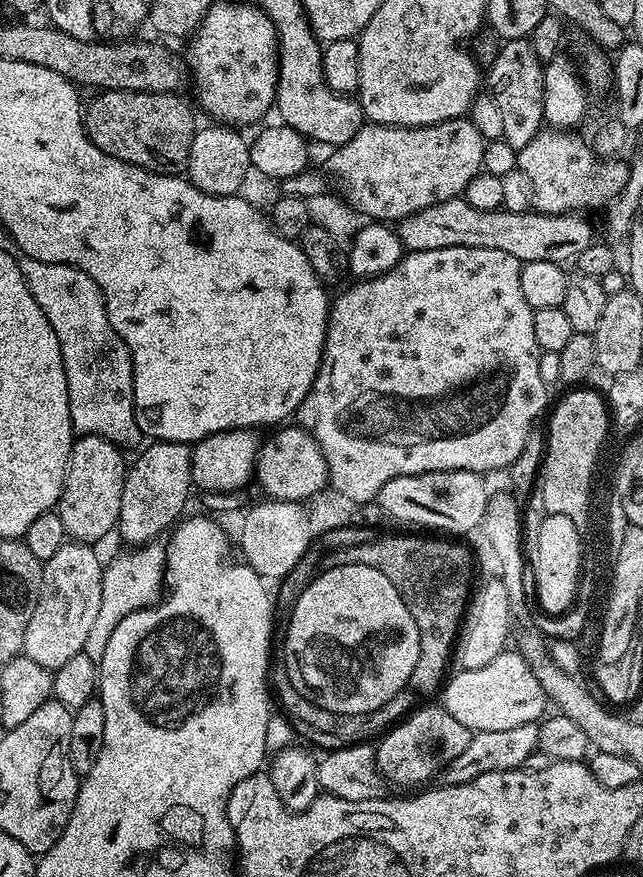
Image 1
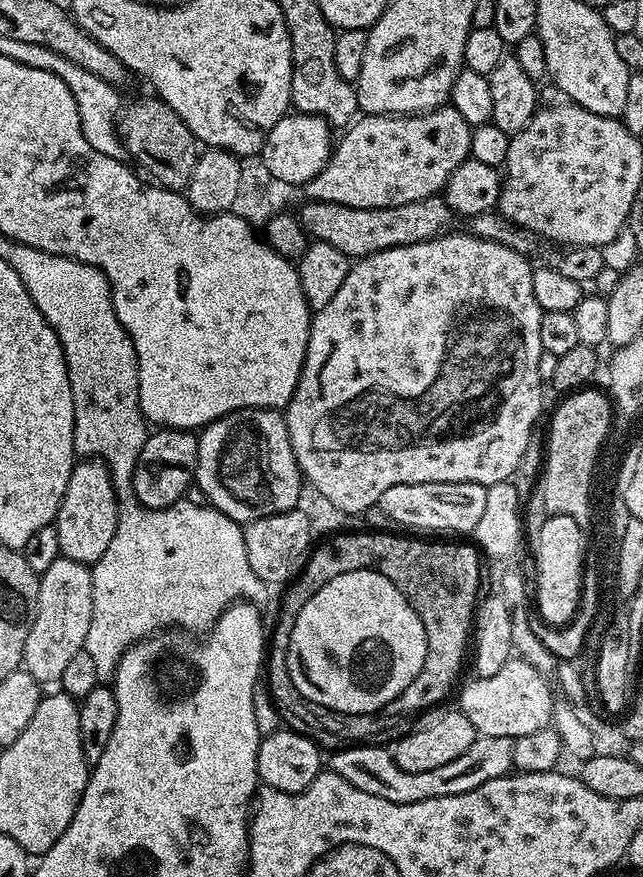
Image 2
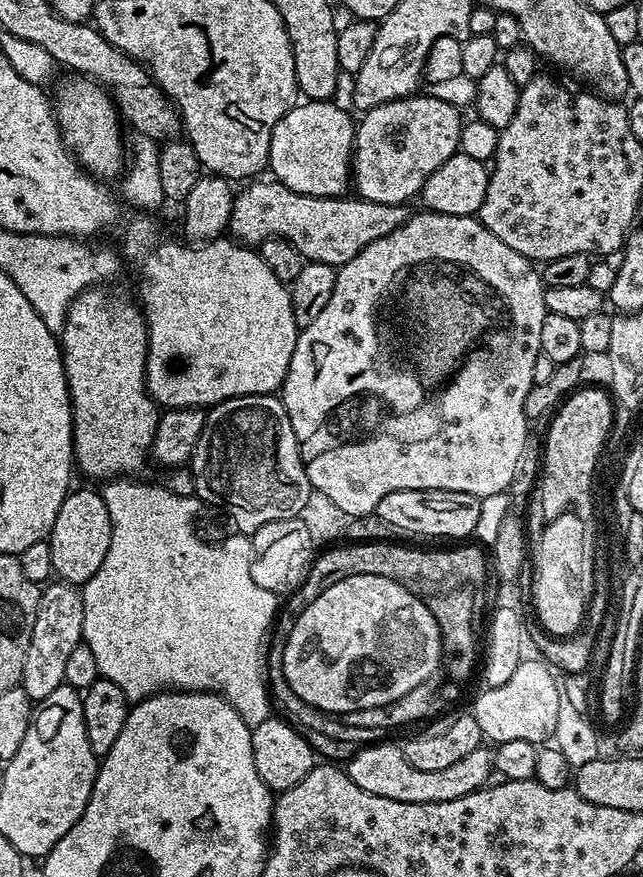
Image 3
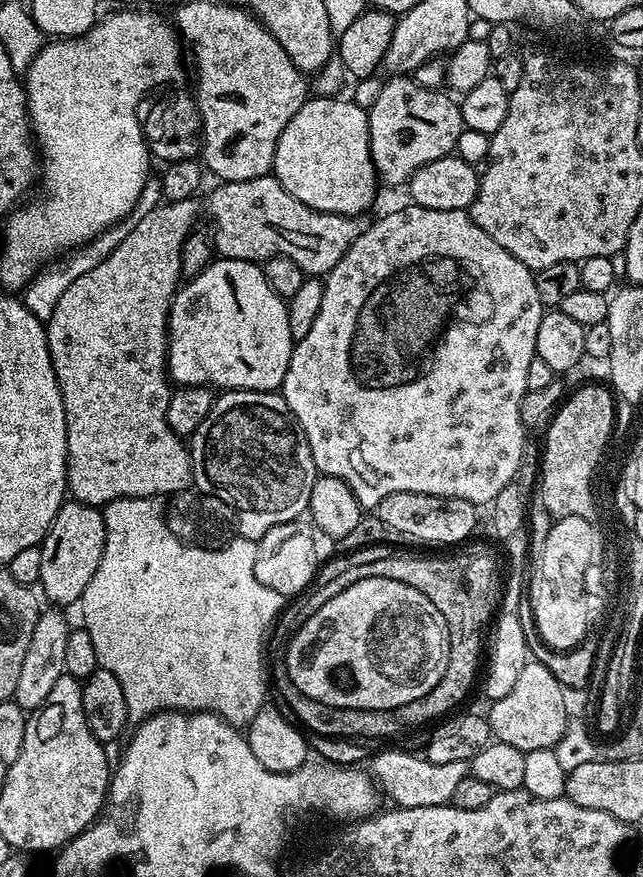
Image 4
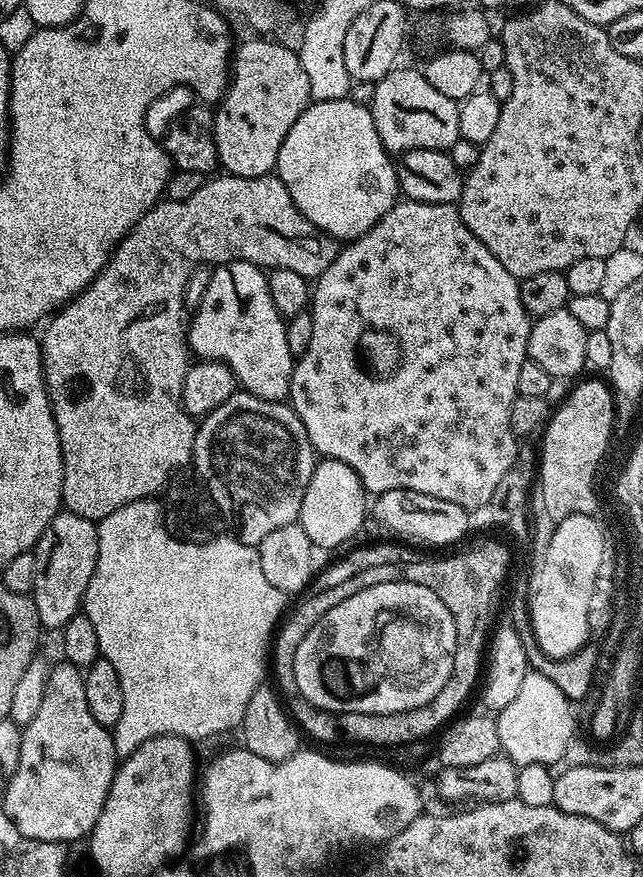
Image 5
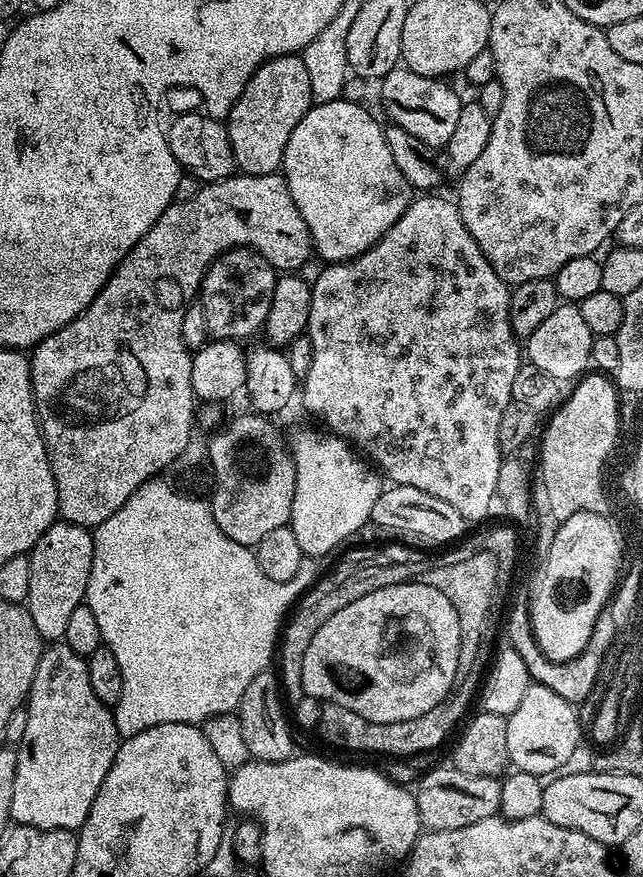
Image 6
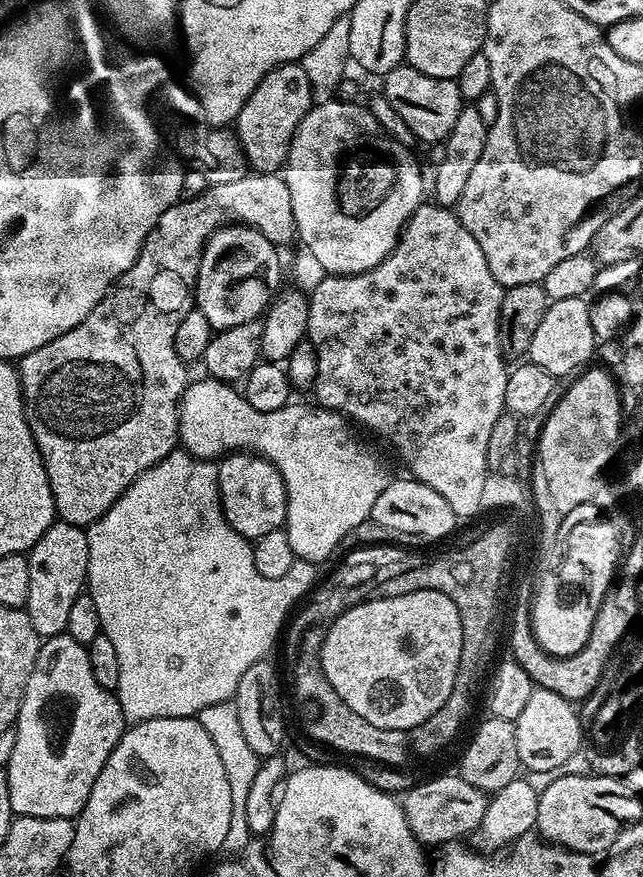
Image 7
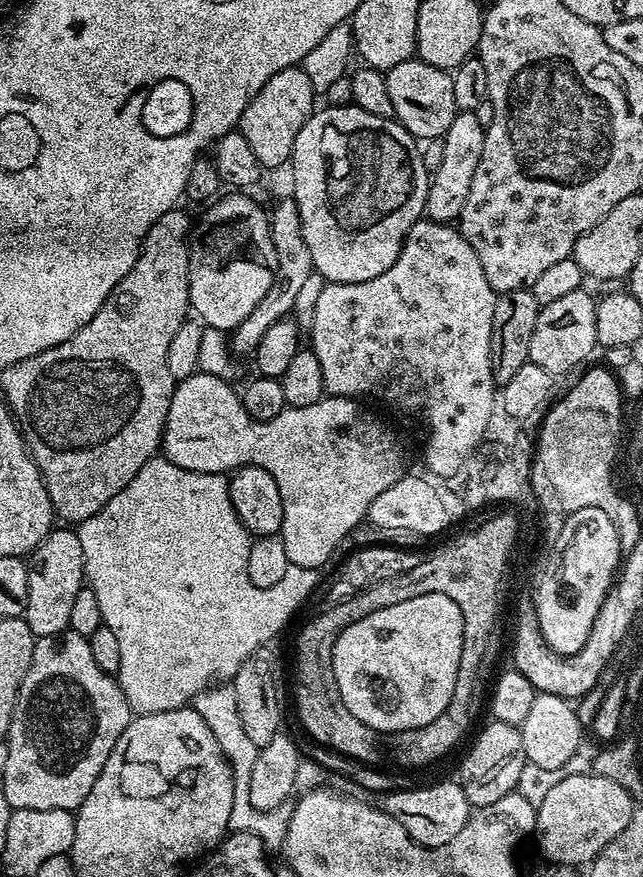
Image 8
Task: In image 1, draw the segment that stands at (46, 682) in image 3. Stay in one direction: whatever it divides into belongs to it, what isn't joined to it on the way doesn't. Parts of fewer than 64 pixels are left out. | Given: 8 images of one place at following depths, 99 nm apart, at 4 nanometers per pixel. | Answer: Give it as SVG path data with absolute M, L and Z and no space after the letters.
M65 542L54 558L43 561L42 590L26 626L23 655L48 671L56 671L67 659L83 651L86 637L98 618L105 565L102 560L100 564L96 550L91 544Z

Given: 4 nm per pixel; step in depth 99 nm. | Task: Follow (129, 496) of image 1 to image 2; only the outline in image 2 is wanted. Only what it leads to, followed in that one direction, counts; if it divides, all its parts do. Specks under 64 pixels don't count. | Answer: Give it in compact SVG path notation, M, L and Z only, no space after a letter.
M160 428L149 435L147 442L138 450L132 466L132 489L138 502L147 508L168 508L185 499L189 488L193 487L198 462L198 436L186 428Z

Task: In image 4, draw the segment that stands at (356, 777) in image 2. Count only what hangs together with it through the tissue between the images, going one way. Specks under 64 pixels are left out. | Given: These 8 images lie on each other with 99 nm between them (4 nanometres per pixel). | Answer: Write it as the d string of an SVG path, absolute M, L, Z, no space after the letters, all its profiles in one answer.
M392 748L389 752L380 752L372 760L370 775L376 781L379 791L385 797L392 799L391 803L398 808L413 808L414 806L438 806L439 804L449 803L453 799L452 795L464 784L464 779L469 779L469 761L462 762L430 762L427 755L420 754L415 756L412 752L399 752Z

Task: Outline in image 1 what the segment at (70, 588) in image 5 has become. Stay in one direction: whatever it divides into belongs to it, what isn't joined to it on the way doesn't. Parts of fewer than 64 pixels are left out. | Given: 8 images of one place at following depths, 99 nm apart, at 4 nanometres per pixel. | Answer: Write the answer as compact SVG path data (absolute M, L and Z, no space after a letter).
M80 436L73 443L72 457L68 459L68 473L64 479L64 492L60 496L58 511L62 526L66 526L68 540L95 545L120 522L120 499L124 485L126 460L121 445L101 436Z

